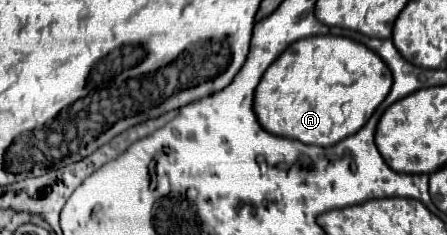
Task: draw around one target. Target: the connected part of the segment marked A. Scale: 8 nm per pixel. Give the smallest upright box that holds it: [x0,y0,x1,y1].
[254,35,392,147]

